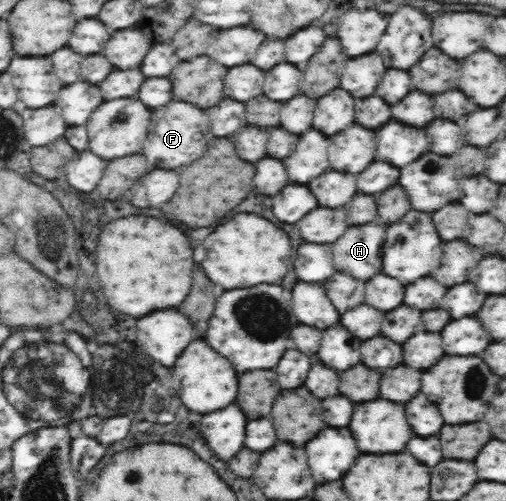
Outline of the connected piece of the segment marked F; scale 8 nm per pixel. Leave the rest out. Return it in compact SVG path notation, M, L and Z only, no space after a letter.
M169 102L167 106L153 110L143 154L155 168L173 170L201 158L207 140L209 140L209 116L189 102Z

